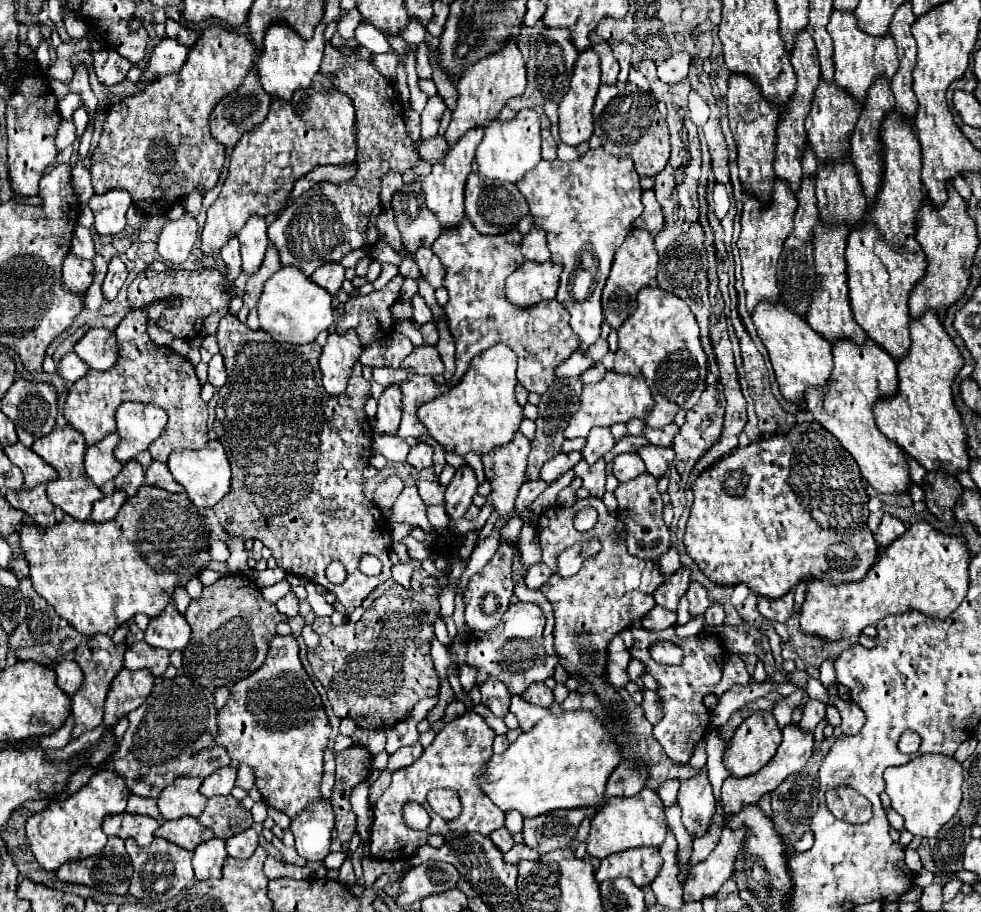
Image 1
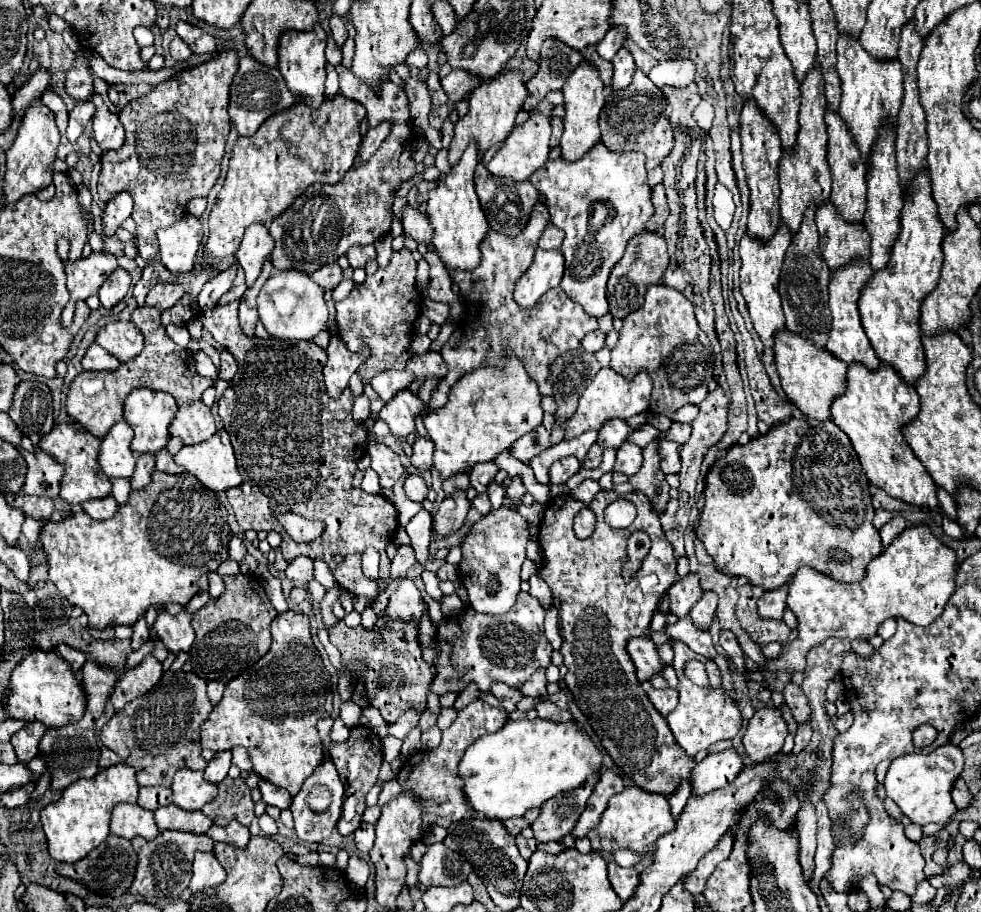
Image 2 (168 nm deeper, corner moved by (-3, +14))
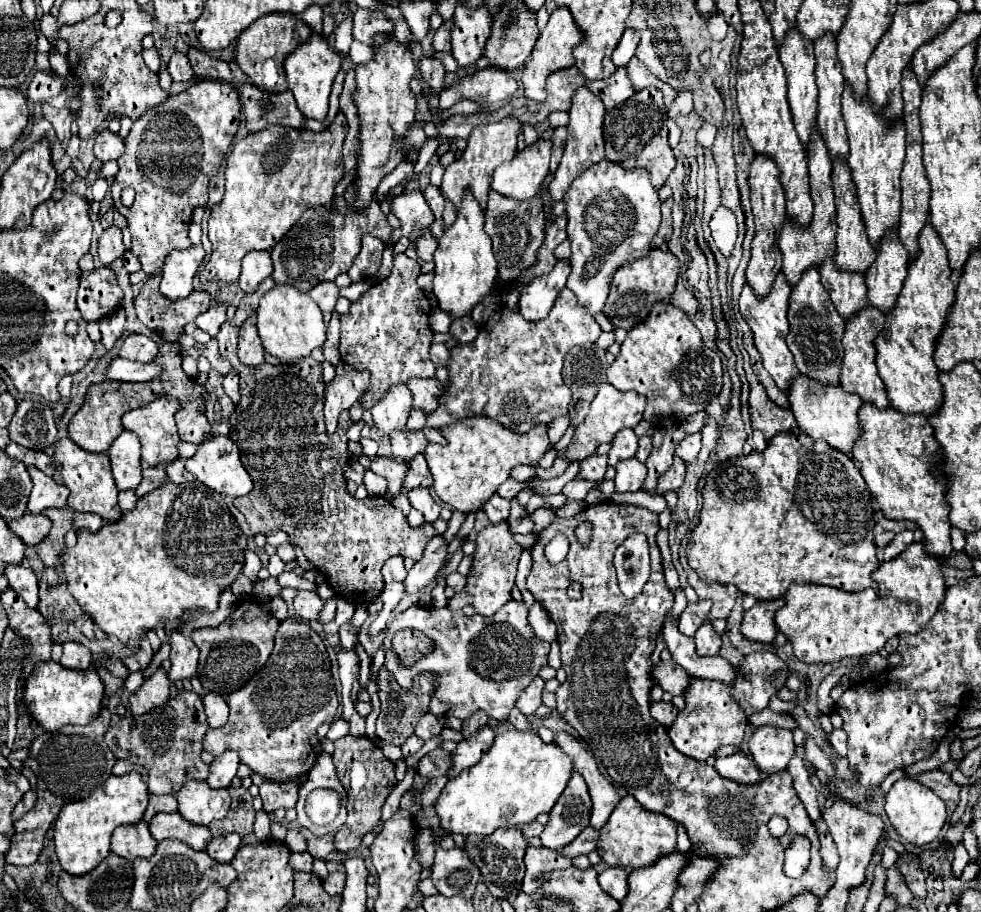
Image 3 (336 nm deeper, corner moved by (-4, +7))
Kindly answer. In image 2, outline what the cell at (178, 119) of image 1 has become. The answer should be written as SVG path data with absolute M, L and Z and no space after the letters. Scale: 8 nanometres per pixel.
M224 48L224 52L214 52L214 56L208 62L196 64L160 82L150 92L132 100L118 112L118 118L126 130L126 142L120 150L102 152L98 194L102 200L110 200L120 190L128 190L132 194L134 198L132 218L136 222L138 252L144 260L152 260L158 254L156 232L178 222L186 212L186 202L190 198L196 196L206 198L220 176L220 160L224 156L224 144L232 126L226 108L230 96L230 82L232 76L236 74L236 68L238 68L238 50Z

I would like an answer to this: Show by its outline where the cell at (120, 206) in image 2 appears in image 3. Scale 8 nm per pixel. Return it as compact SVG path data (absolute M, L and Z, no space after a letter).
M109 227L101 237L99 237L99 259L105 267L111 267L113 261L117 261L125 253L125 245L121 241L121 229L119 227Z

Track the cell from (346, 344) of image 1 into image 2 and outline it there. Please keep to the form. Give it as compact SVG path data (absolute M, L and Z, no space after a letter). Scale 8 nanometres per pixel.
M332 336L326 352L328 352L328 362L324 366L324 384L326 384L328 396L338 398L342 390L348 386L350 376L368 358L368 350L362 348L362 352L350 352L342 344L340 336Z

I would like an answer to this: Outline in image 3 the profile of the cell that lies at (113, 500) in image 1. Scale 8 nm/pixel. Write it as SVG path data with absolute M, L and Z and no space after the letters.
M75 513L73 515L73 527L75 529L91 529L97 531L103 525L103 519L93 513Z

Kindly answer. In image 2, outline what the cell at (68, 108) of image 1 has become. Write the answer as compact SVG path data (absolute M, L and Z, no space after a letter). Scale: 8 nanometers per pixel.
M92 92L88 98L96 106L96 114L92 119L93 136L102 150L118 150L124 144L124 128L116 114L112 114L102 96L98 92Z

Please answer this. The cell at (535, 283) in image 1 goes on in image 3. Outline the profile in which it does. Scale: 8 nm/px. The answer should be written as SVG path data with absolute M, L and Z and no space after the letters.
M557 261L555 269L549 275L535 277L529 285L523 287L519 297L519 313L527 321L541 321L549 315L559 291L565 287L569 277L569 261Z

